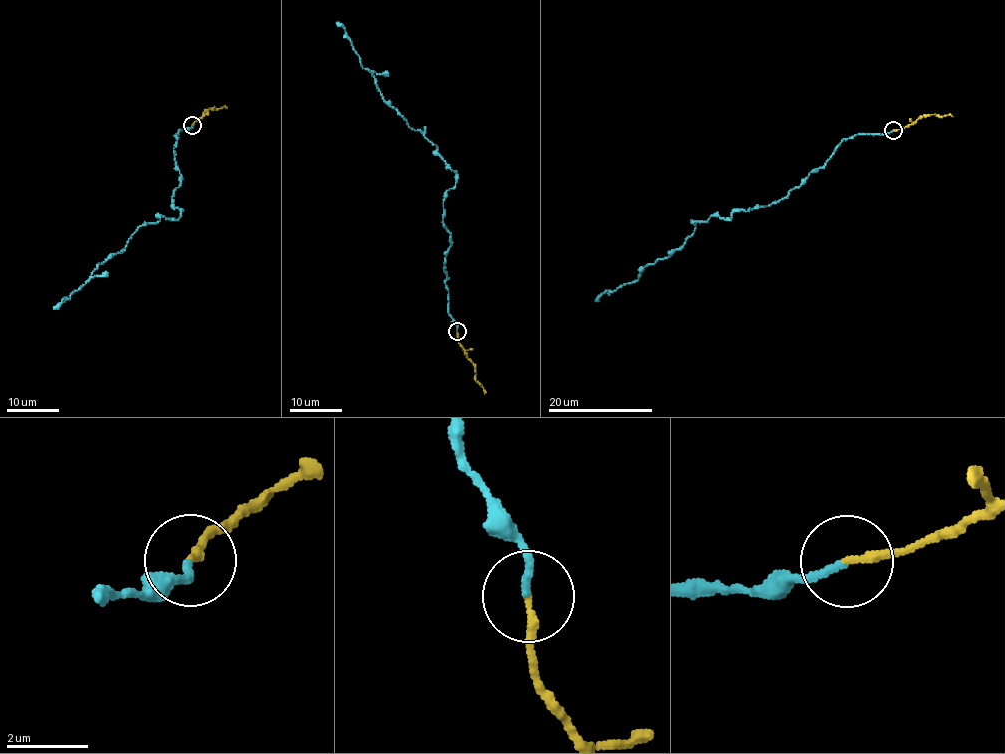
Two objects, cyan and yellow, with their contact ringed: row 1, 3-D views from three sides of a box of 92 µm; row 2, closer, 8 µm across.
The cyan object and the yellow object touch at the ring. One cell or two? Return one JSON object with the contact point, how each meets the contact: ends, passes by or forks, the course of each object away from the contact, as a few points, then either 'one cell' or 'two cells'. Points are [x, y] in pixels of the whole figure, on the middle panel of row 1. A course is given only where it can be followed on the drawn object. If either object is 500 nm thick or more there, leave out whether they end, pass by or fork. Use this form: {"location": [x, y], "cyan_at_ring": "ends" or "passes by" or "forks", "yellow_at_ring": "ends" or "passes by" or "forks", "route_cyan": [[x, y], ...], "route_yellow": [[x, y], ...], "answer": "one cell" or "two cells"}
{"location": [457, 331], "cyan_at_ring": "ends", "yellow_at_ring": "ends", "route_cyan": [[457, 330], [443, 270], [451, 237], [443, 223], [444, 194], [455, 185], [455, 172], [383, 99], [336, 22]], "route_yellow": [[457, 330], [460, 346], [474, 366], [475, 379], [484, 394]], "answer": "two cells"}

